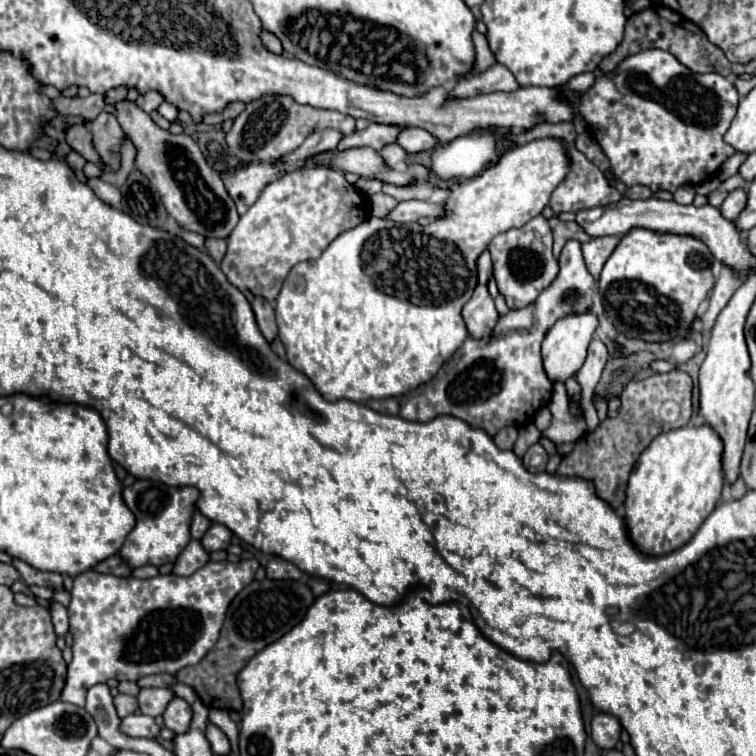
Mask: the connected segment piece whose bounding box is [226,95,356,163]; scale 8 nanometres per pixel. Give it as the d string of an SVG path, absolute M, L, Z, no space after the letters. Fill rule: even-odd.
M268 95L246 105L246 109L234 119L230 133L226 135L226 147L230 157L242 163L260 163L268 159L280 159L292 153L302 141L314 133L314 129L338 129L342 135L352 135L356 131L356 119L342 115L338 111L314 109L296 103L292 97Z

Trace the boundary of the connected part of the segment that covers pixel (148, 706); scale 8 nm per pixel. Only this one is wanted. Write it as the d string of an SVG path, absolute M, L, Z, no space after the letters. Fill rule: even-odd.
M140 689L136 699L138 699L140 711L144 715L158 717L164 713L164 709L172 697L174 697L174 693L170 689Z

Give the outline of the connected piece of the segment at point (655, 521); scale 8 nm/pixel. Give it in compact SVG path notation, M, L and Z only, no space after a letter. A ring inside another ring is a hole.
M708 425L658 435L634 465L624 499L624 523L634 547L652 557L680 549L714 511L722 493L722 441Z

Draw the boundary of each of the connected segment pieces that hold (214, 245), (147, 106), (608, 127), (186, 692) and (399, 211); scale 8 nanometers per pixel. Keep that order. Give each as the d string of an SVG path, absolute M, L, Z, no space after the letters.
M210 237L210 239L206 239L204 247L206 247L206 253L208 253L216 263L222 261L222 257L224 257L224 253L226 253L226 241Z
M148 91L148 93L144 93L144 95L140 95L140 97L136 99L136 105L138 105L142 111L152 113L162 101L164 101L162 95L158 95L156 91Z
M648 49L626 57L610 75L602 75L580 97L578 113L588 123L594 139L610 161L612 175L626 187L644 185L652 193L670 191L682 185L698 185L716 175L716 171L734 155L724 135L738 107L736 87L718 73L692 73L674 55L662 49Z
M177 682L170 688L175 693L175 695L182 697L190 705L192 705L198 699L196 692L191 687L182 683Z
M402 201L388 215L388 219L392 219L392 221L418 221L420 217L430 217L430 219L446 217L444 205L428 203L428 201Z

